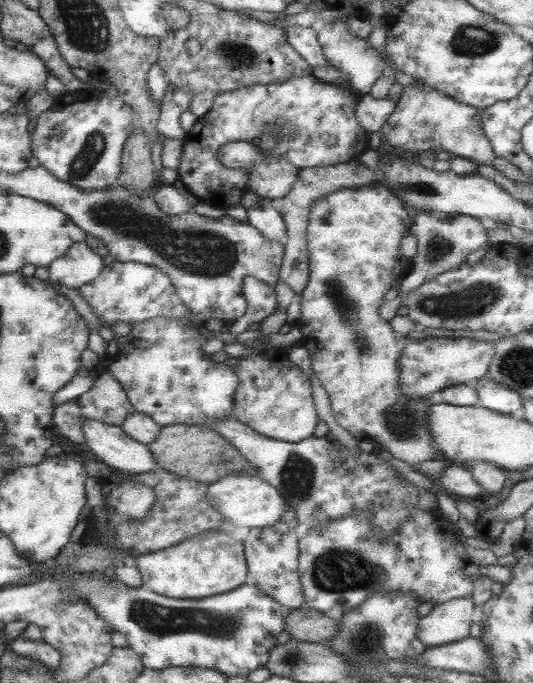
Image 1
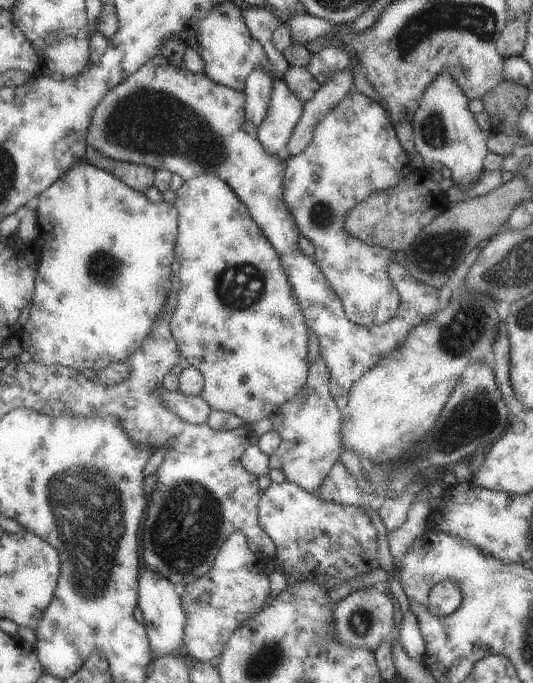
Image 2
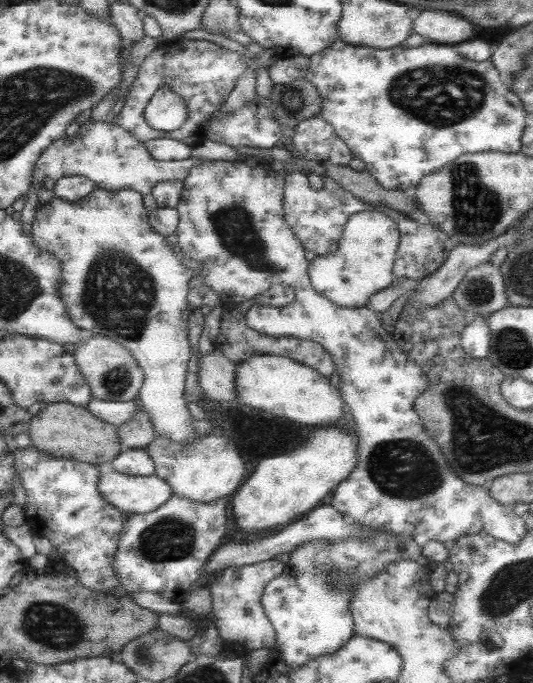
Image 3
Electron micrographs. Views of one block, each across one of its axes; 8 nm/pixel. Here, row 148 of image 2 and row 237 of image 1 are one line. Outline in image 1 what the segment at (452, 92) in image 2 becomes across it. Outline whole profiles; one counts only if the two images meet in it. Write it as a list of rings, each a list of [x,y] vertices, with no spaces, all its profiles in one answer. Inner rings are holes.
[[[411,213],[412,223],[410,224],[411,236],[417,241],[417,252],[409,259],[406,276],[399,280],[401,290],[408,294],[417,289],[421,284],[433,280],[441,272],[453,270],[465,262],[467,254],[483,248],[488,243],[486,231],[479,219],[472,216],[454,215],[438,220],[436,216],[429,213]]]

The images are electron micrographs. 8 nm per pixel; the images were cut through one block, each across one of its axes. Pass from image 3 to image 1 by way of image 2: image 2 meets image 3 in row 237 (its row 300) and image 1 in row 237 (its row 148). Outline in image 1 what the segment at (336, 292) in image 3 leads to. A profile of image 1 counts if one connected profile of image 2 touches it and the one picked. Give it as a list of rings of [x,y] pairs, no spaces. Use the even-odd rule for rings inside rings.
[[[361,185],[360,187],[344,188],[335,192],[327,193],[325,196],[318,196],[309,207],[308,223],[305,229],[305,245],[307,245],[307,257],[309,258],[309,272],[307,284],[299,294],[301,314],[297,318],[296,326],[301,332],[301,338],[296,341],[297,346],[303,346],[308,352],[310,358],[311,370],[313,377],[317,379],[319,386],[327,393],[330,413],[337,426],[343,428],[352,434],[358,443],[363,446],[371,447],[372,449],[386,450],[393,458],[402,460],[409,466],[416,462],[425,462],[425,460],[441,459],[436,452],[432,438],[426,427],[426,414],[429,404],[421,398],[405,398],[399,392],[399,372],[397,370],[397,359],[401,349],[407,343],[407,340],[396,333],[389,327],[388,321],[383,320],[377,309],[384,303],[383,296],[391,287],[393,281],[399,281],[406,276],[409,259],[402,257],[399,251],[399,242],[404,235],[410,230],[412,223],[412,214],[404,206],[401,199],[393,196],[384,185]]]

